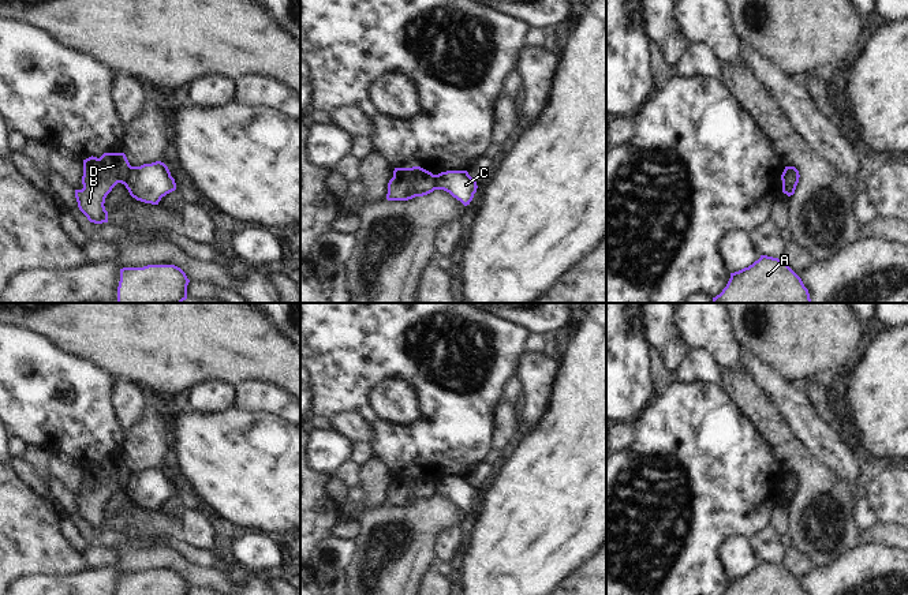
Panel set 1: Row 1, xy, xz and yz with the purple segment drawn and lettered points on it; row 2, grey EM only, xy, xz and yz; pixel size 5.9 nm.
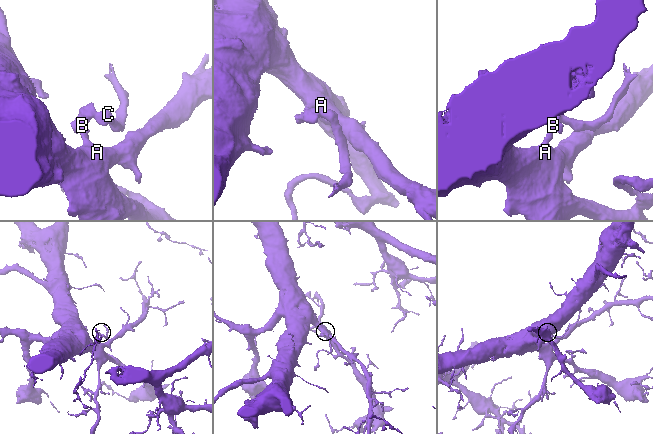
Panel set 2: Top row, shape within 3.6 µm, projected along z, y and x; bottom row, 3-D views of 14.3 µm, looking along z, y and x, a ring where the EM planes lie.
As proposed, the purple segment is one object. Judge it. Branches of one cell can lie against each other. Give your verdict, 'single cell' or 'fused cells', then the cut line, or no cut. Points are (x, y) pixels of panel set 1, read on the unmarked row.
fused cells; cut xy (131, 472), (124, 490)

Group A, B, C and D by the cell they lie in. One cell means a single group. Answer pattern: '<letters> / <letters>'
A B D / C

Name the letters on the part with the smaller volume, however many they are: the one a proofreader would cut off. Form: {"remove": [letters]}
{"remove": ["C"]}

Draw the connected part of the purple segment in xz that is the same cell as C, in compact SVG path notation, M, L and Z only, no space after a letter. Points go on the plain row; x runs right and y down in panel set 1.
M446 476L436 480L436 495L444 495L464 512L470 510L477 498L477 487L467 476Z

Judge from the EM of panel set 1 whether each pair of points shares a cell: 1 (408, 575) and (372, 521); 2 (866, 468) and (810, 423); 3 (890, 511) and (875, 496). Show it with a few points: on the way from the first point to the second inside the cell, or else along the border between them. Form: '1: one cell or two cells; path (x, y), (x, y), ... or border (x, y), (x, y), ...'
1: one cell; path (393, 568), (367, 542), (367, 537)
2: two cells; border (859, 466), (860, 475), (867, 482)
3: one cell; path (886, 506), (880, 500)

